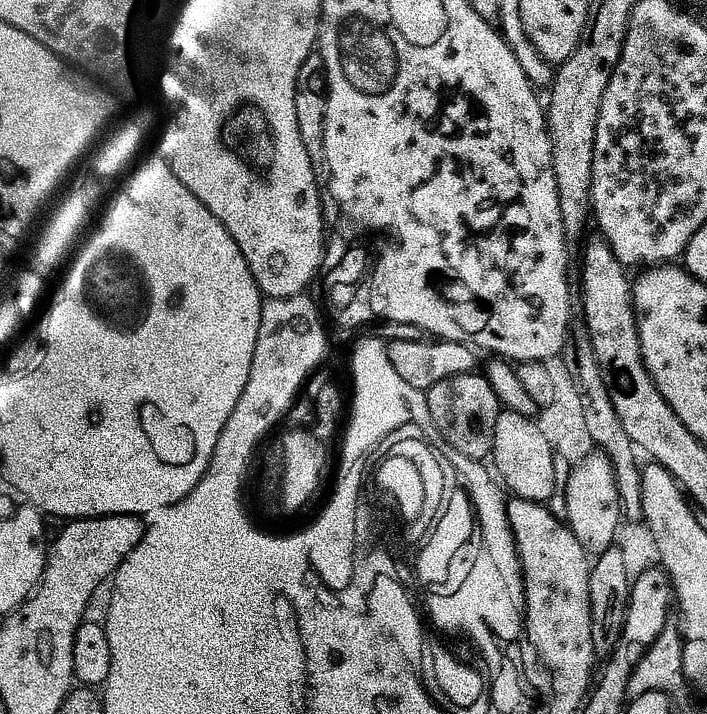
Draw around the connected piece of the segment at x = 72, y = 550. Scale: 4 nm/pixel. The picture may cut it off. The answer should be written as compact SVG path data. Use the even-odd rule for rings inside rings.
M107 516L99 519L71 521L68 527L53 543L49 551L48 564L44 576L52 576L60 588L64 588L64 596L84 596L84 604L88 608L80 608L84 618L89 613L95 593L104 582L104 571L116 572L136 545L143 540L147 525L141 517Z

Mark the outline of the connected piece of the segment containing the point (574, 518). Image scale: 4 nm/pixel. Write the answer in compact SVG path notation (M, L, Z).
M593 454L572 470L568 480L568 516L566 523L578 542L589 553L599 554L617 543L616 531L622 525L622 511L619 486L616 484L615 470L604 454Z

